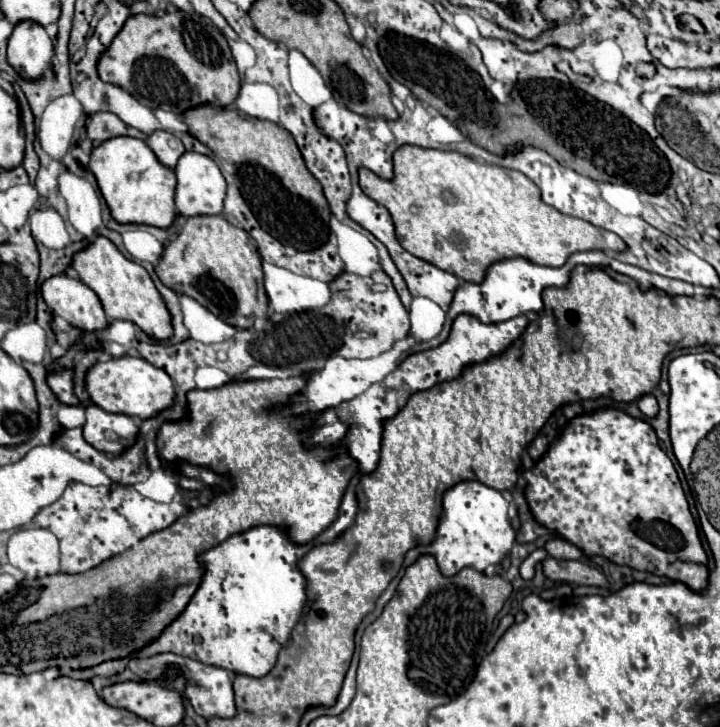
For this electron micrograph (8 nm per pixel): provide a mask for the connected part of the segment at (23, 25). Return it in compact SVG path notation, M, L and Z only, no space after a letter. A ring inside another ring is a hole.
M24 19L14 25L14 33L8 39L8 61L24 79L40 77L52 55L52 39L40 23Z

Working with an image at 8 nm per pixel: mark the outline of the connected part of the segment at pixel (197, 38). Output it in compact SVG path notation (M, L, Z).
M184 11L130 15L110 47L100 55L98 75L102 81L126 89L142 105L172 113L184 113L202 103L226 107L240 89L240 75L226 37L208 33L200 17Z

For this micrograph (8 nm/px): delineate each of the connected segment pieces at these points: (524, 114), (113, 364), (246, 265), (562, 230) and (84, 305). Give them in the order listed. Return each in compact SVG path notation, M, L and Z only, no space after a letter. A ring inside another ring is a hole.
M388 31L380 43L378 43L380 55L390 71L390 75L406 85L416 99L422 103L434 107L440 111L452 125L456 125L460 131L466 127L466 135L472 143L484 147L490 153L512 153L512 149L520 149L520 145L536 145L538 149L544 149L560 165L568 165L570 169L576 169L576 173L586 175L590 179L600 179L600 181L610 181L610 183L628 183L640 191L650 191L650 193L660 193L664 191L668 179L670 179L670 167L666 157L660 153L660 149L652 143L646 131L642 131L638 125L634 125L630 119L626 119L622 113L614 111L610 105L596 101L588 93L568 85L560 83L554 79L530 79L516 83L512 87L512 103L500 105L484 87L480 75L472 71L458 55L438 49L430 43L424 41L408 41L408 37Z
M124 355L110 361L98 361L86 371L84 381L92 403L108 413L124 413L138 419L148 419L170 407L170 403L174 401L174 383L170 375L142 357Z
M222 215L190 217L178 237L164 247L154 271L166 287L194 297L234 327L248 329L258 317L266 315L268 299L262 285L260 255L250 245L248 233L230 225Z
M402 145L394 151L394 177L390 181L378 177L366 167L360 167L358 175L360 175L362 191L390 211L396 227L396 239L400 241L400 245L408 253L452 275L456 273L456 277L462 277L464 281L480 283L484 279L488 265L506 257L524 257L528 261L536 261L538 265L560 267L576 251L590 251L590 249L624 251L626 249L624 241L614 233L594 227L588 221L568 217L552 209L550 205L544 205L540 201L540 191L536 189L536 185L532 185L532 181L528 181L528 177L524 177L520 171L478 163L456 151ZM412 205L420 207L418 215L410 213Z
M54 275L42 283L46 305L82 331L98 331L108 325L108 317L96 293L68 275Z

